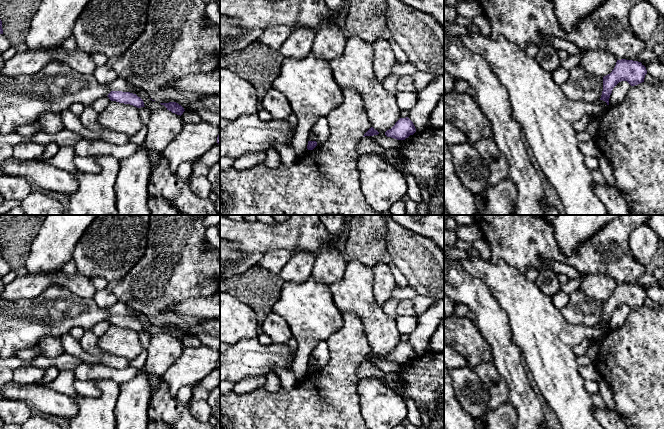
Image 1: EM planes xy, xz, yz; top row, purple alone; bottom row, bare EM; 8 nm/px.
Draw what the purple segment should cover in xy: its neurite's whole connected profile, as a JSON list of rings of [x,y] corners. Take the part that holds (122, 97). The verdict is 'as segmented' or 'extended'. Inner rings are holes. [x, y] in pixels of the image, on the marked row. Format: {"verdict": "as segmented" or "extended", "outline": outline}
{"verdict": "as segmented", "outline": [[[111,91],[107,96],[111,101],[130,104],[137,108],[145,107],[143,100],[136,94],[122,91]]]}

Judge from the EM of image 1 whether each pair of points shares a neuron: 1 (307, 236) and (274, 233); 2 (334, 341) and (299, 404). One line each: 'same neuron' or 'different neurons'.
1: same neuron
2: same neuron

